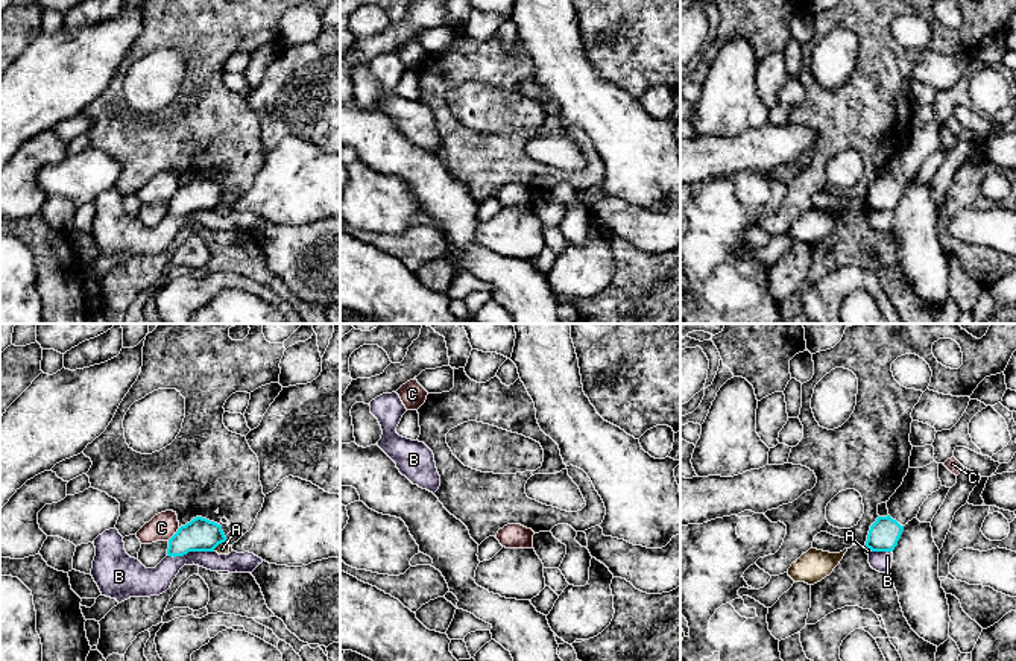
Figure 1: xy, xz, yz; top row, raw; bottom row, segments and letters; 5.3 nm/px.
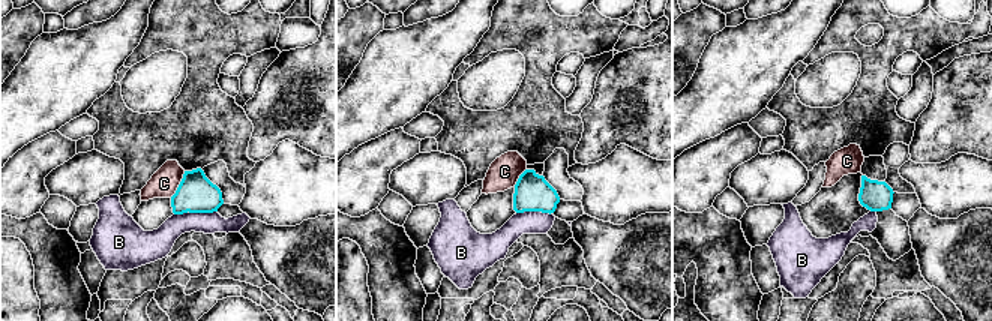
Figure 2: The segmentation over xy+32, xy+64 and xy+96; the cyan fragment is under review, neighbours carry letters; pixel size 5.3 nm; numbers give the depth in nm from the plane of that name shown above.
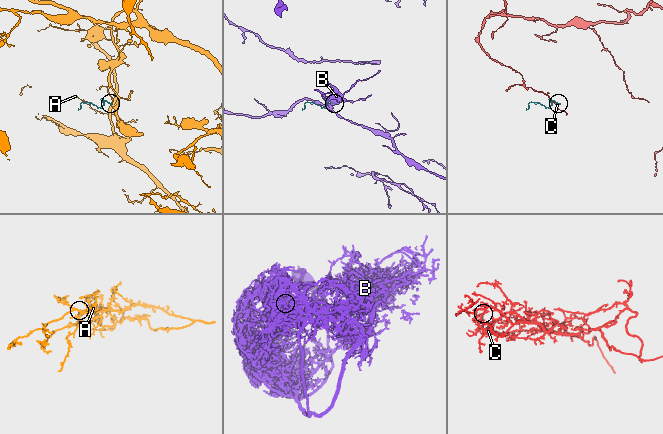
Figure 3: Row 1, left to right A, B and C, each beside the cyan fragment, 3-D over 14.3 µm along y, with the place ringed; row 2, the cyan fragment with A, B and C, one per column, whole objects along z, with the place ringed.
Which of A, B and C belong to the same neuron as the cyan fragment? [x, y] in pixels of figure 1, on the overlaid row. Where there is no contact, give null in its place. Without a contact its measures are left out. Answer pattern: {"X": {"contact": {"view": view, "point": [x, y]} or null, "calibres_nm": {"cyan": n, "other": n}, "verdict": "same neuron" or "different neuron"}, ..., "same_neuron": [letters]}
{"A": {"contact": {"view": "xy", "point": [219, 543]}, "calibres_nm": {"cyan": 180, "other": 60}, "verdict": "different neuron"}, "B": {"contact": {"view": "xy", "point": [190, 550]}, "calibres_nm": {"cyan": 180, "other": 140}, "verdict": "different neuron"}, "C": {"contact": {"view": "xy", "point": [175, 534]}, "calibres_nm": {"cyan": 180, "other": 140}, "verdict": "different neuron"}, "same_neuron": []}

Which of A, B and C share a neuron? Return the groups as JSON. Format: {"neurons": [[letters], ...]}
{"neurons": [["A"], ["B"], ["C"]]}

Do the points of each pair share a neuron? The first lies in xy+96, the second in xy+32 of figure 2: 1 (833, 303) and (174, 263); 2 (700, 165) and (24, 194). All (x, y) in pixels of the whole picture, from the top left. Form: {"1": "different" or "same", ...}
{"1": "same", "2": "same"}

